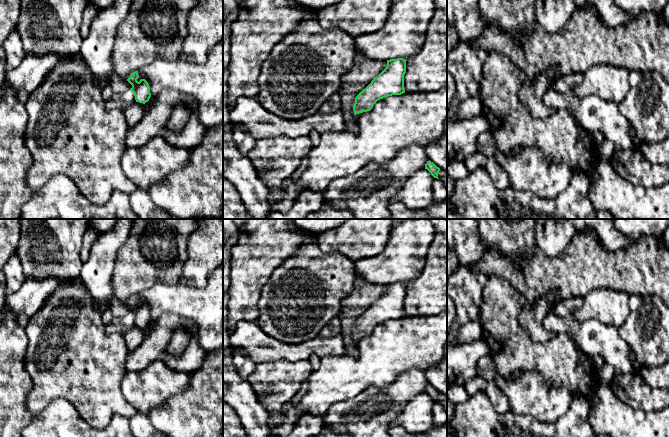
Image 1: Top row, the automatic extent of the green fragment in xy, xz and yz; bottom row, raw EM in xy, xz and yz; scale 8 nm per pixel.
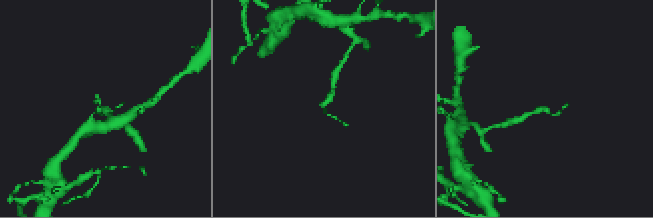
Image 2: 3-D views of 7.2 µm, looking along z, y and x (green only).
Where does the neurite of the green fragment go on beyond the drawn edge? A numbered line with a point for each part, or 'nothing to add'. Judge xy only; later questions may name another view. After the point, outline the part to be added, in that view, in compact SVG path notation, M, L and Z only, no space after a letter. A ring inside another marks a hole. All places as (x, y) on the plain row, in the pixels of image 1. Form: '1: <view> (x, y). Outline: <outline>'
1: xy (119, 309). Outline: M113 296L109 301L109 309L114 316L119 318L130 315L132 312L132 309L127 305L127 303L121 302L115 296Z

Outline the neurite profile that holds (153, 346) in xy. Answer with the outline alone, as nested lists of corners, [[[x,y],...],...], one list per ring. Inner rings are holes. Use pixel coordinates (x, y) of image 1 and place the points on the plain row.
[[[174,314],[162,315],[159,319],[150,321],[151,327],[138,348],[129,352],[126,360],[126,371],[137,372],[144,370],[151,362],[162,360],[163,353],[175,331],[186,334],[189,342],[179,358],[165,359],[166,366],[177,372],[191,374],[198,370],[207,352],[197,340],[198,327],[191,321]]]

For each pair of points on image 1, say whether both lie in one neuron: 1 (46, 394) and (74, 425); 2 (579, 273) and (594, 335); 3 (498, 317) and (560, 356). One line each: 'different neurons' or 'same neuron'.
1: different neurons
2: different neurons
3: same neuron

